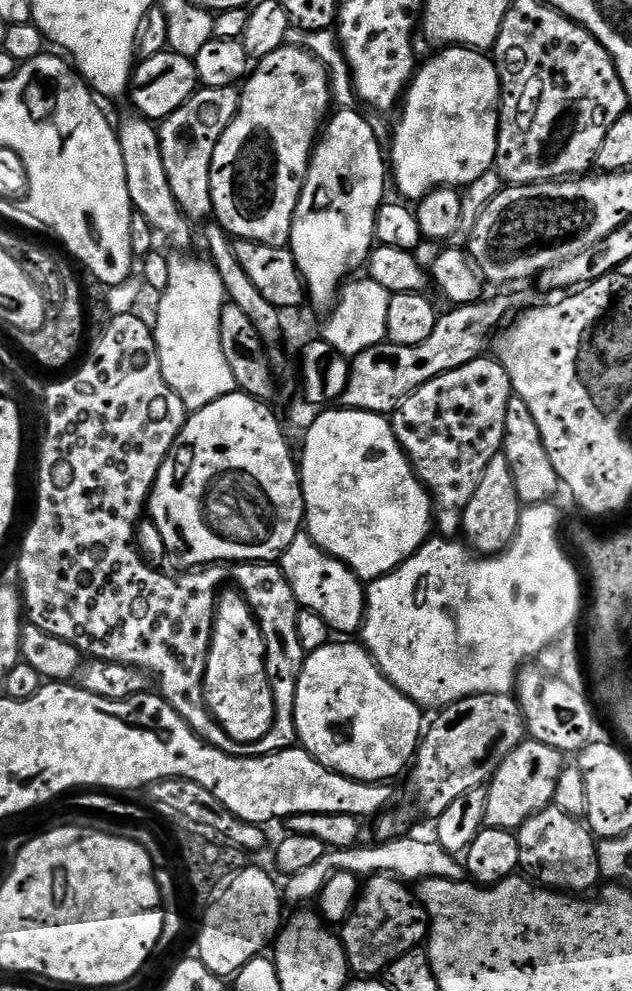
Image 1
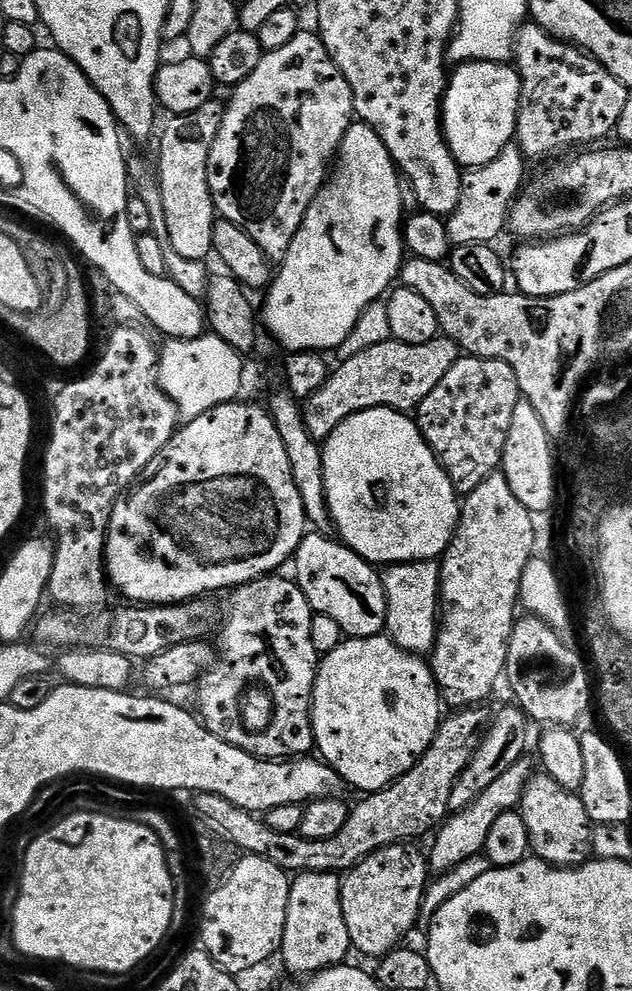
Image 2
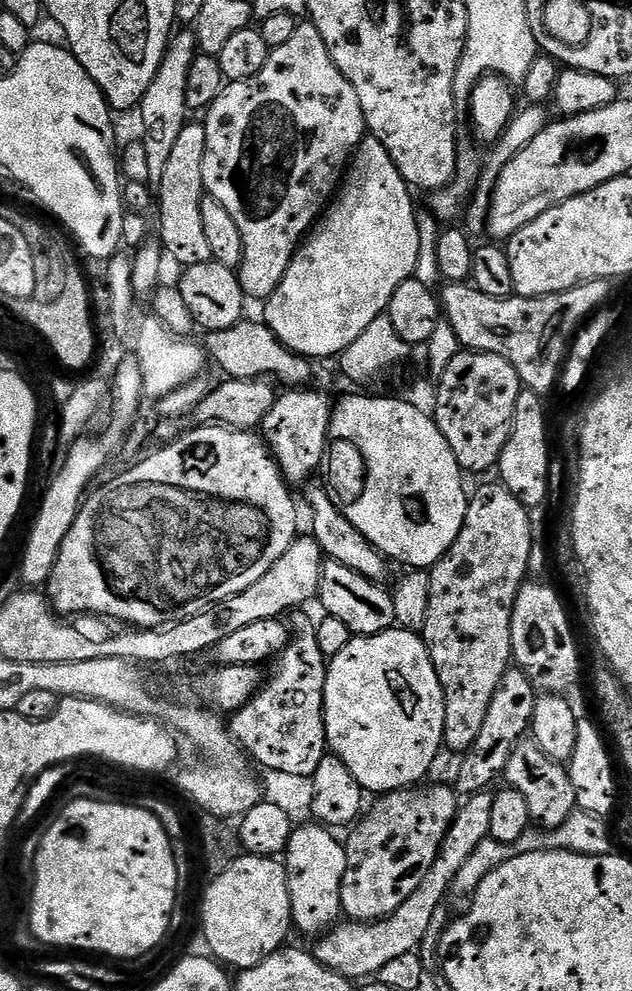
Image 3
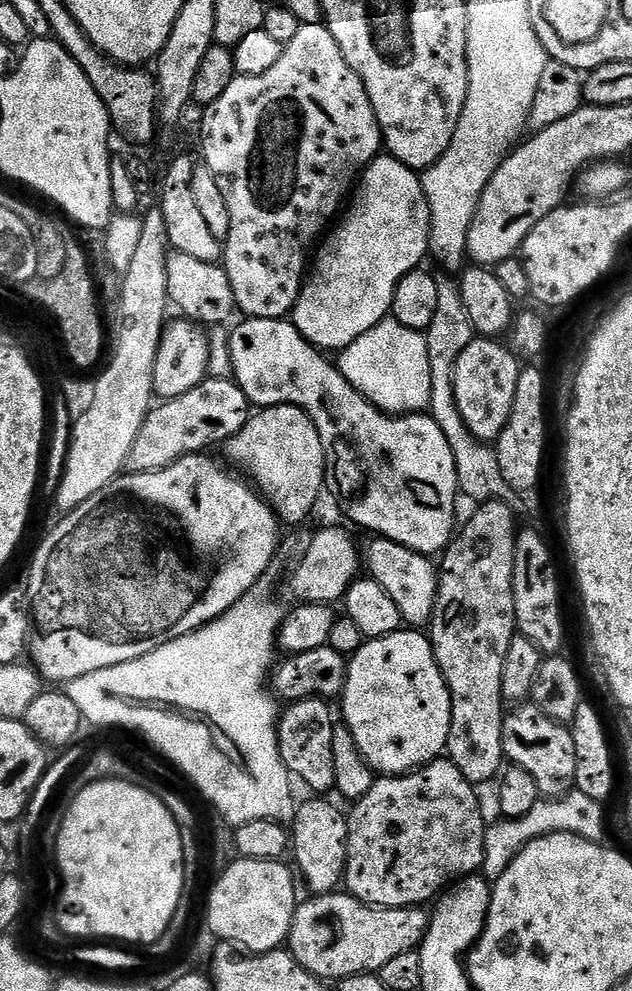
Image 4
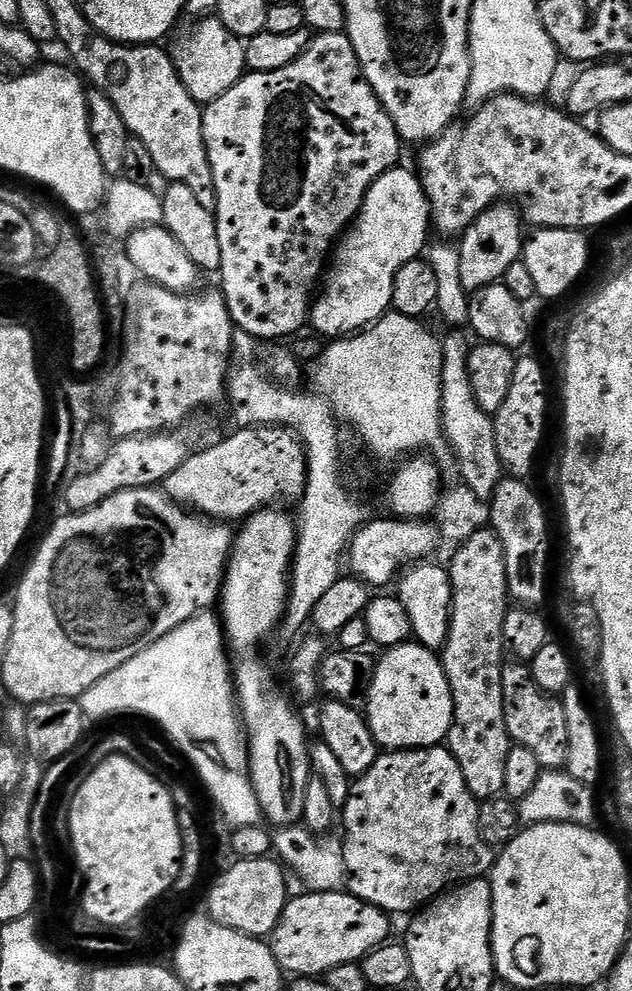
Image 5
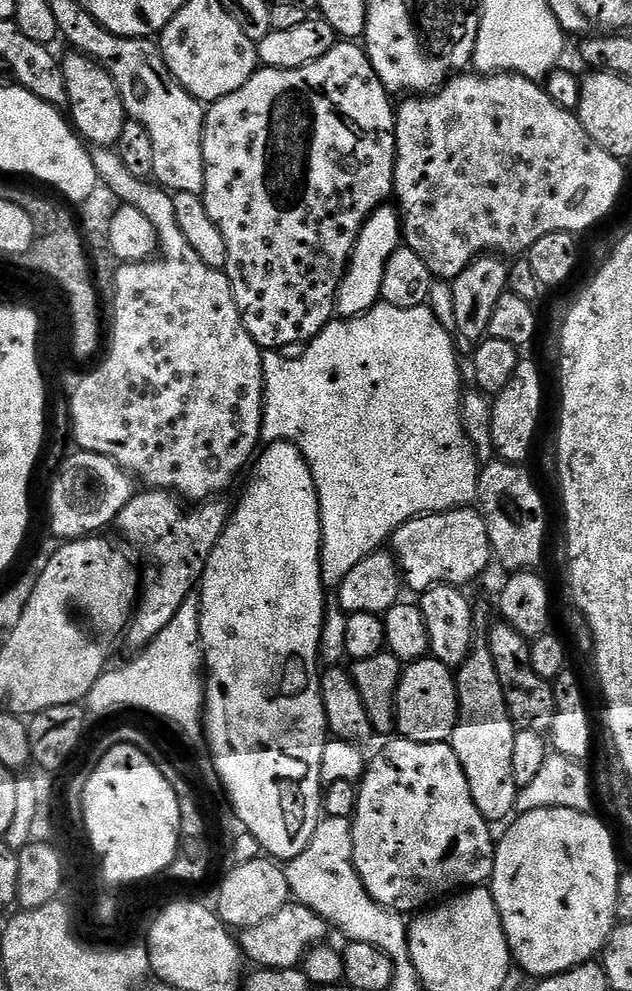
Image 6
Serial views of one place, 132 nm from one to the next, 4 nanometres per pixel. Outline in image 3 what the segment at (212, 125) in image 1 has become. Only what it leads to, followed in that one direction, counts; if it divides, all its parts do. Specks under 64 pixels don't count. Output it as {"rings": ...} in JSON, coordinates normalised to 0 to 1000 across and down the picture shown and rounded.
{"rings":[[[299,123],[282,135],[275,152],[263,163],[256,184],[250,187],[250,210],[253,206],[252,245],[267,259],[272,258],[285,268],[318,266],[335,261],[332,244],[320,228],[320,204],[324,200],[320,168],[326,159],[326,131],[321,124]]]}

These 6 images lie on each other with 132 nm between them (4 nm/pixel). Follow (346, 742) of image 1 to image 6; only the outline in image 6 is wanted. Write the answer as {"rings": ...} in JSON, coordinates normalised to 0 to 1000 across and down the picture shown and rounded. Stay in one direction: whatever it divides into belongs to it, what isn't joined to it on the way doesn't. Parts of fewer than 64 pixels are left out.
{"rings":[[[682,664],[657,666],[641,673],[627,701],[627,739],[638,746],[707,751],[726,725],[728,709],[717,675]]]}

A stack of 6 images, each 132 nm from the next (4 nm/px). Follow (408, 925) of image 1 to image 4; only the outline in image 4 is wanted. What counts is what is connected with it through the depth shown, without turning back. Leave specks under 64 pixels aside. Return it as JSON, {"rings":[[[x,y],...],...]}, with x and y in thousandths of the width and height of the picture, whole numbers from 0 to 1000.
{"rings":[[[707,765],[685,767],[682,771],[672,771],[660,775],[657,779],[641,779],[638,783],[609,783],[590,786],[585,797],[571,807],[555,812],[557,819],[549,820],[551,824],[551,869],[544,879],[543,895],[551,903],[571,908],[574,912],[587,912],[590,916],[655,916],[676,913],[688,909],[717,890],[761,879],[766,873],[766,819],[759,816],[759,807],[753,804],[755,796],[734,784],[731,777],[718,773]]]}

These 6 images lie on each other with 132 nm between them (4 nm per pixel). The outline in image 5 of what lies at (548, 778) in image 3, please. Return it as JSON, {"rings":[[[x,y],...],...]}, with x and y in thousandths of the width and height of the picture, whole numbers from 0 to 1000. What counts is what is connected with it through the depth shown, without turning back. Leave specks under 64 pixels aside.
{"rings":[[[829,668],[799,669],[794,676],[794,704],[801,720],[801,737],[812,751],[829,753],[845,761],[856,776],[886,777],[899,770],[896,716],[884,701],[859,698],[842,686],[842,676]]]}

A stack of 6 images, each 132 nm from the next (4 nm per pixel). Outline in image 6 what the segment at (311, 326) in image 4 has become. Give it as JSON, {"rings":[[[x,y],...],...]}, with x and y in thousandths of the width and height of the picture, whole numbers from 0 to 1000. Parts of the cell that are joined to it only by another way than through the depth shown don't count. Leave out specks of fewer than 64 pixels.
{"rings":[[[603,208],[585,216],[585,220],[573,228],[563,241],[557,258],[551,262],[551,270],[538,286],[532,298],[532,314],[540,320],[571,319],[603,306],[604,276],[611,276],[611,264],[617,264],[617,256],[636,246],[636,223],[625,209]]]}

